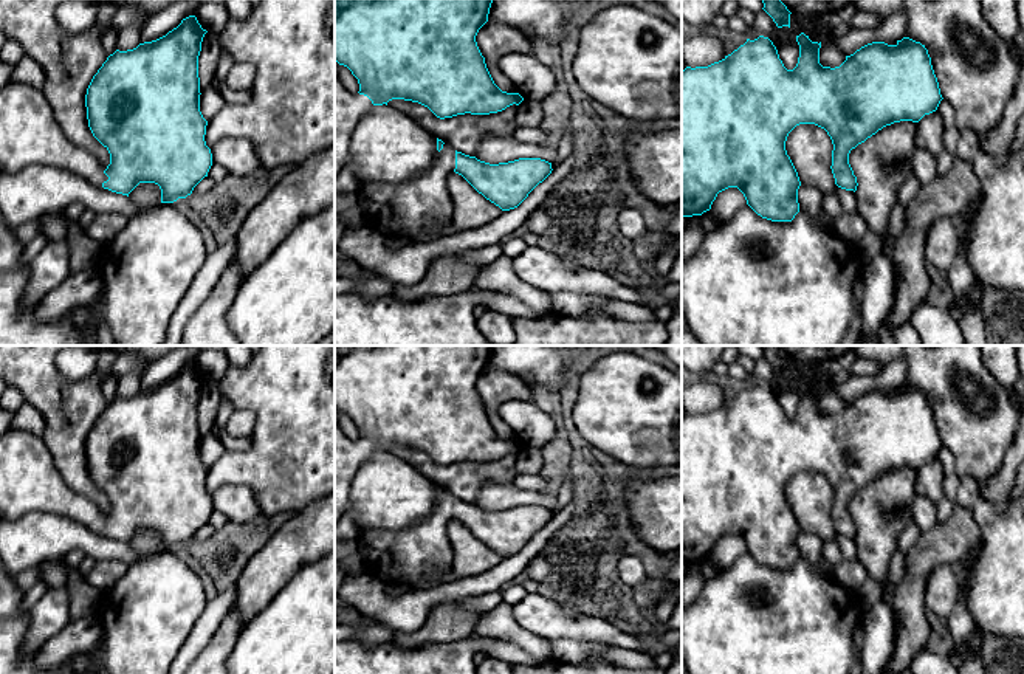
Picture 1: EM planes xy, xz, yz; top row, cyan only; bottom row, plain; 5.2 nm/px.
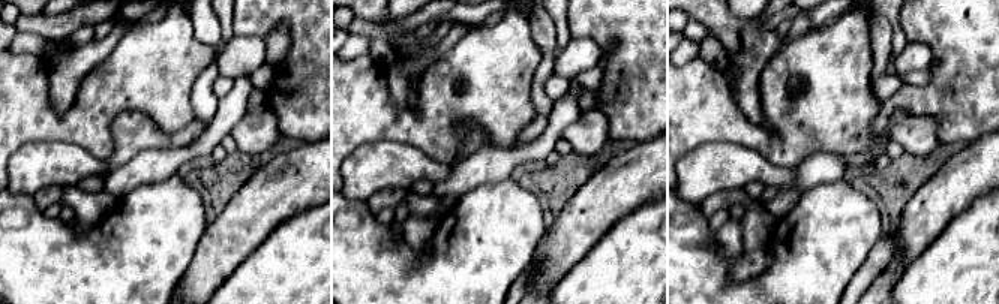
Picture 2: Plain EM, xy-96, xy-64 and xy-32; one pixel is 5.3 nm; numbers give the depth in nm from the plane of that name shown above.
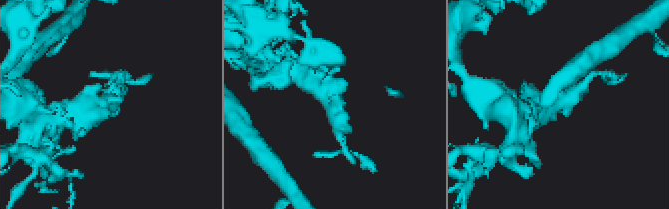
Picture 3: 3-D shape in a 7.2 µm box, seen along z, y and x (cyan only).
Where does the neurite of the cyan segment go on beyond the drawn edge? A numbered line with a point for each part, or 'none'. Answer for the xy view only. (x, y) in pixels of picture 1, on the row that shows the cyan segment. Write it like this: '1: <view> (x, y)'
1: xy (30, 134)

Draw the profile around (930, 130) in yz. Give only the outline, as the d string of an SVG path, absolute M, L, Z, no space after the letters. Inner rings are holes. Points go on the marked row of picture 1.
M937 112L925 115L917 122L916 147L923 149L934 156L937 156L945 149L943 124Z

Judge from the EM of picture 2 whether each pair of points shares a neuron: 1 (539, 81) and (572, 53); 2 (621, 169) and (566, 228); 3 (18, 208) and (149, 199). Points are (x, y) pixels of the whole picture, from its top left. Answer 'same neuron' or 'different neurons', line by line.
1: different neurons
2: same neuron
3: same neuron

